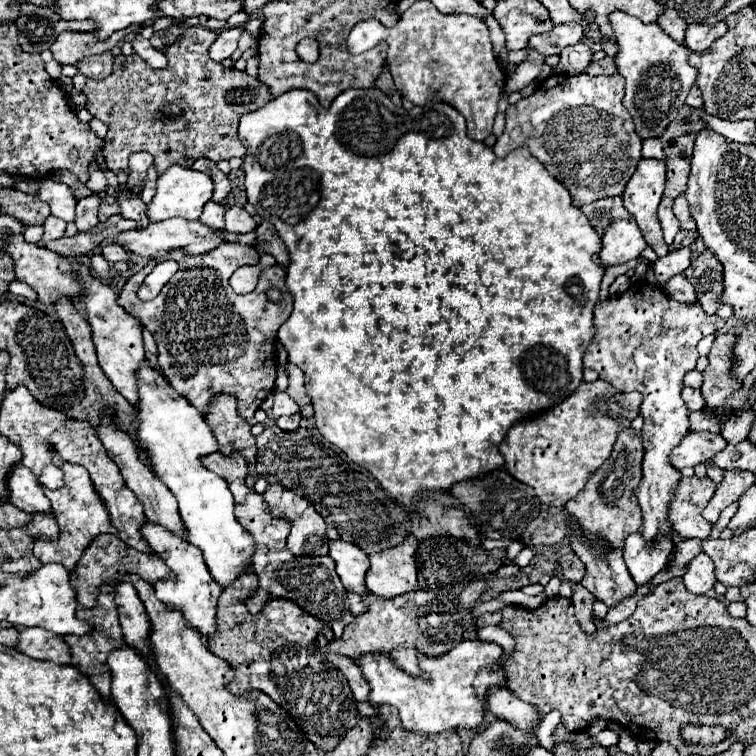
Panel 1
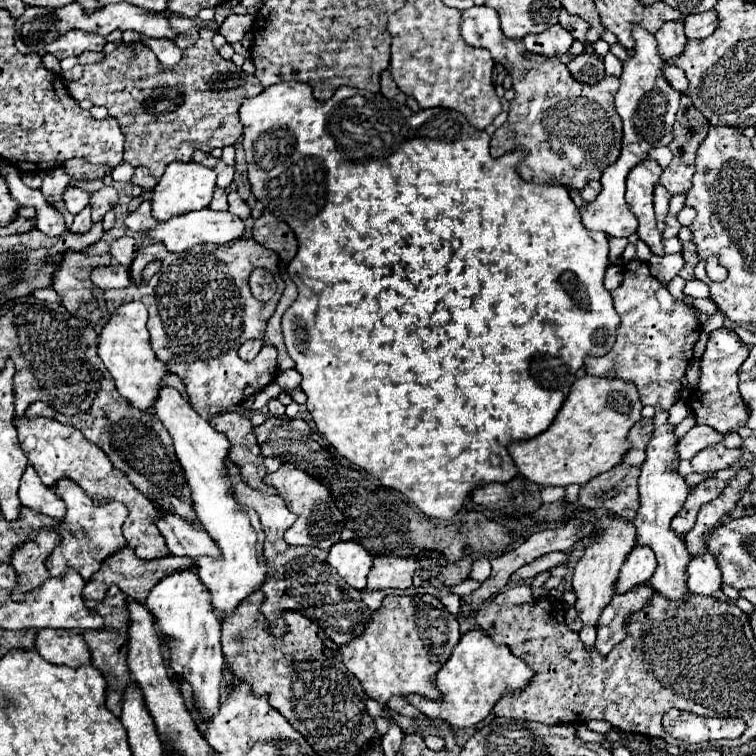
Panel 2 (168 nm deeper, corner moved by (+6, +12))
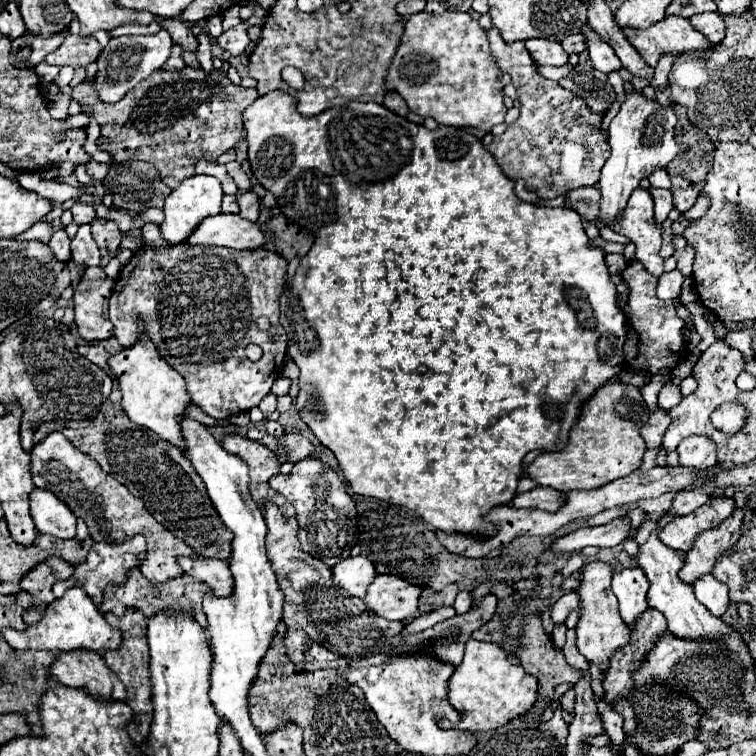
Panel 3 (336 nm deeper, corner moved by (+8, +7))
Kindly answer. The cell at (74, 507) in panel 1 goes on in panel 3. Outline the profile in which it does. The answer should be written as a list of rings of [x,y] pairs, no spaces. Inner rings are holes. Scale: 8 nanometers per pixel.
[[[133,537],[133,541],[127,541],[123,545],[107,545],[107,543],[93,543],[91,547],[91,553],[87,555],[87,561],[83,565],[77,565],[75,567],[75,577],[71,577],[71,581],[57,581],[55,587],[53,587],[53,595],[59,599],[65,595],[67,589],[71,587],[79,587],[83,589],[91,601],[99,607],[103,603],[103,593],[105,593],[105,587],[109,585],[115,585],[115,587],[121,587],[127,577],[129,577],[129,571],[135,569],[135,567],[141,567],[141,563],[145,561],[145,541],[143,537]]]

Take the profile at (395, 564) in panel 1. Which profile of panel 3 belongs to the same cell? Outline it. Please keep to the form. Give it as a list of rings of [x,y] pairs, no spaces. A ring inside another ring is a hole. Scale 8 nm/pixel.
[[[377,575],[369,585],[365,605],[389,621],[405,621],[417,611],[421,589],[397,575]]]

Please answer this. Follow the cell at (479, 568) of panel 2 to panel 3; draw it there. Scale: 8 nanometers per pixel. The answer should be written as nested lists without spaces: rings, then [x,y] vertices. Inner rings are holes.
[[[461,591],[459,595],[457,595],[457,599],[455,599],[455,605],[453,605],[453,609],[455,609],[455,613],[457,615],[463,615],[463,613],[467,613],[469,611],[469,601],[471,601],[471,593],[469,591]]]

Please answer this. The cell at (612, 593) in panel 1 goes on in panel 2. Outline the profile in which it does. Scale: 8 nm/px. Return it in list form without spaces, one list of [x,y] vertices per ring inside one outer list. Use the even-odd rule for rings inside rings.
[[[639,584],[633,590],[619,594],[617,588],[613,588],[611,602],[603,608],[599,624],[597,624],[597,642],[595,648],[605,656],[615,642],[621,642],[625,638],[625,632],[621,626],[629,620],[629,614],[633,610],[641,610],[653,590],[647,584]]]

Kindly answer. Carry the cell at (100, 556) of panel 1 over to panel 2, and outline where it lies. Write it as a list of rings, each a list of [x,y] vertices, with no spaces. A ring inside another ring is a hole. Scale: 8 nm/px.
[[[125,546],[121,550],[117,550],[115,554],[107,556],[103,562],[101,562],[101,568],[91,576],[91,580],[85,582],[85,588],[83,588],[83,598],[85,600],[97,600],[101,602],[105,598],[105,592],[111,584],[117,584],[127,596],[135,598],[137,602],[145,602],[149,590],[157,584],[157,580],[161,580],[163,576],[171,574],[171,572],[177,572],[177,570],[185,570],[189,566],[193,566],[195,562],[189,560],[189,558],[181,558],[181,556],[163,556],[163,558],[155,558],[155,560],[143,560],[143,558],[137,558],[135,550]]]

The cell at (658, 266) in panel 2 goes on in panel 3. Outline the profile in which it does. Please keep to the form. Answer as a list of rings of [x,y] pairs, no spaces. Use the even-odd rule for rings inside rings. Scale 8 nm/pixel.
[[[677,269],[671,273],[663,273],[663,277],[659,277],[657,297],[659,299],[675,299],[681,291],[681,283],[683,283],[683,275]]]

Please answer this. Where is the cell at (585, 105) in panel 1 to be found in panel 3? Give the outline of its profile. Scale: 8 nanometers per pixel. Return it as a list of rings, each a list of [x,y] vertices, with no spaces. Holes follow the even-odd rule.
[[[495,27],[487,31],[487,37],[491,43],[491,53],[495,53],[499,67],[511,75],[513,85],[517,87],[519,101],[521,101],[519,119],[515,123],[511,123],[507,127],[507,131],[503,135],[495,137],[493,143],[489,145],[489,153],[493,153],[501,171],[513,181],[525,179],[527,189],[535,191],[541,199],[555,199],[555,197],[567,195],[573,189],[595,185],[599,181],[601,167],[605,165],[607,153],[609,153],[607,133],[601,127],[603,117],[599,117],[597,113],[591,113],[591,109],[587,109],[587,105],[583,105],[581,97],[575,97],[575,93],[563,89],[557,81],[549,81],[549,79],[537,75],[537,67],[531,61],[531,55],[527,53],[527,49],[523,47],[521,41],[517,41],[515,45],[507,45],[499,37],[499,31]]]

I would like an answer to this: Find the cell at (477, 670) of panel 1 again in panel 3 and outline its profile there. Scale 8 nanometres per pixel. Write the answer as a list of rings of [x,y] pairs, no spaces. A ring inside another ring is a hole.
[[[467,641],[463,663],[455,669],[449,681],[449,701],[461,713],[461,723],[453,725],[449,721],[439,721],[441,729],[461,729],[461,731],[493,731],[517,717],[531,713],[537,701],[537,679],[525,673],[525,669],[505,653],[497,643]]]

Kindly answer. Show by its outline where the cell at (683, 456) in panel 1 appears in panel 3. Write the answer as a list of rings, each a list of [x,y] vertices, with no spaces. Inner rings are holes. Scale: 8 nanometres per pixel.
[[[687,437],[677,447],[679,461],[683,467],[691,469],[709,469],[717,463],[715,457],[715,445],[709,437]]]

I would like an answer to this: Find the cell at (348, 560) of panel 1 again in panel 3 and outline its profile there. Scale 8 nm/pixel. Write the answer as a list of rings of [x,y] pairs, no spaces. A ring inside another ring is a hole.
[[[349,557],[341,559],[333,567],[333,583],[341,589],[345,589],[349,595],[355,595],[359,599],[365,597],[367,587],[377,577],[375,565],[365,557]]]

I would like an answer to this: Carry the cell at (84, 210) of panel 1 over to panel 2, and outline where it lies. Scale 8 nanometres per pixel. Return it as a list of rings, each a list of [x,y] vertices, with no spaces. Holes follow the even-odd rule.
[[[85,206],[79,214],[75,214],[75,222],[73,222],[73,226],[71,226],[71,230],[73,232],[87,232],[89,228],[91,228],[91,208],[89,206]]]

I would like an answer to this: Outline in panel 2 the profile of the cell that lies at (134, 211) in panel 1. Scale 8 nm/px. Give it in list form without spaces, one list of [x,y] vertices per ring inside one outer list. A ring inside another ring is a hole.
[[[143,200],[133,212],[129,212],[125,216],[125,226],[133,232],[145,232],[149,228],[153,228],[155,220],[151,216],[151,204],[147,200]]]

